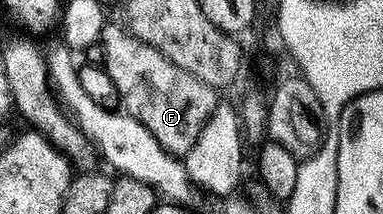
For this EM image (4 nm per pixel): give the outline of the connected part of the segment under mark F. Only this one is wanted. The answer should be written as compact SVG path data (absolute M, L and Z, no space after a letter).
M121 25L102 27L101 65L112 76L121 109L132 115L169 154L185 156L201 134L219 95L208 84L196 80L184 68L172 64L152 44L137 38Z

